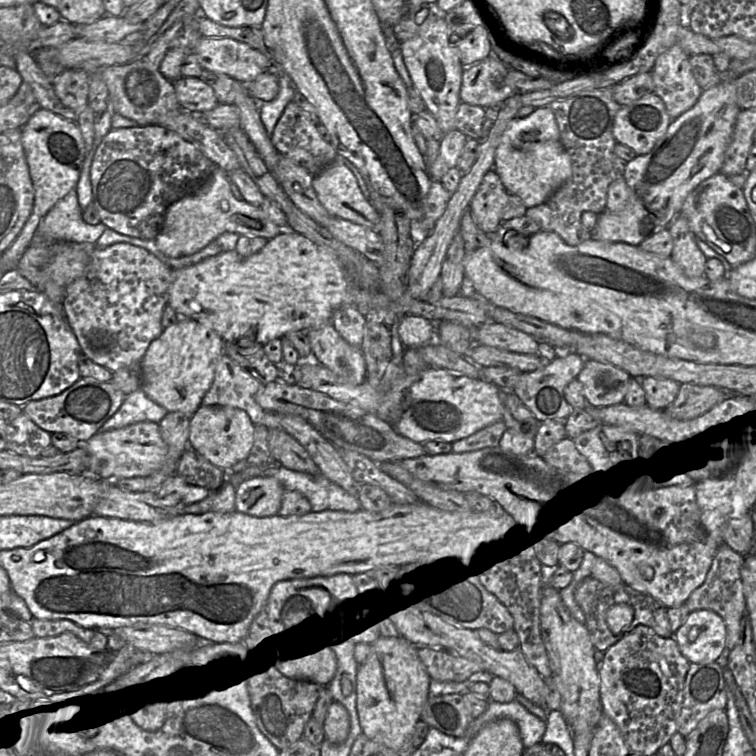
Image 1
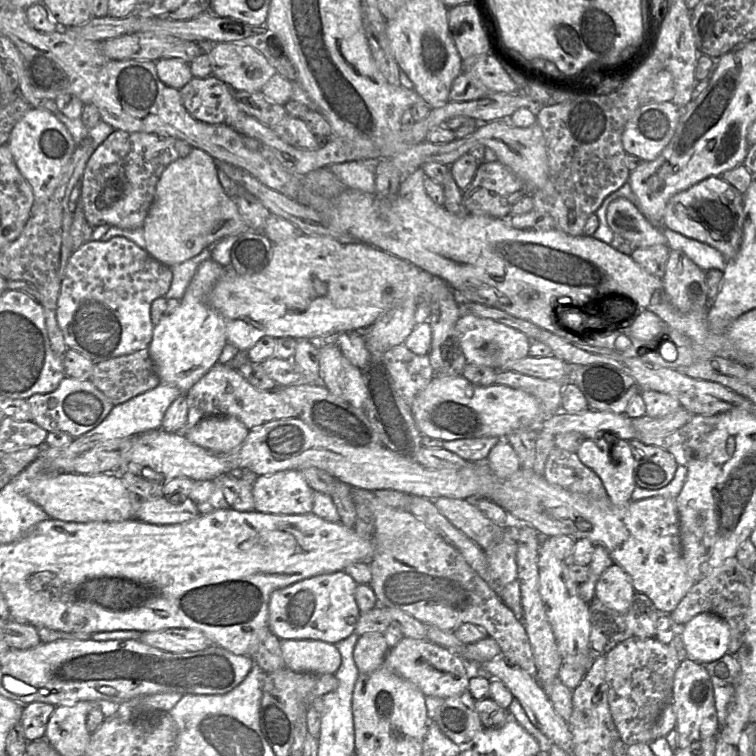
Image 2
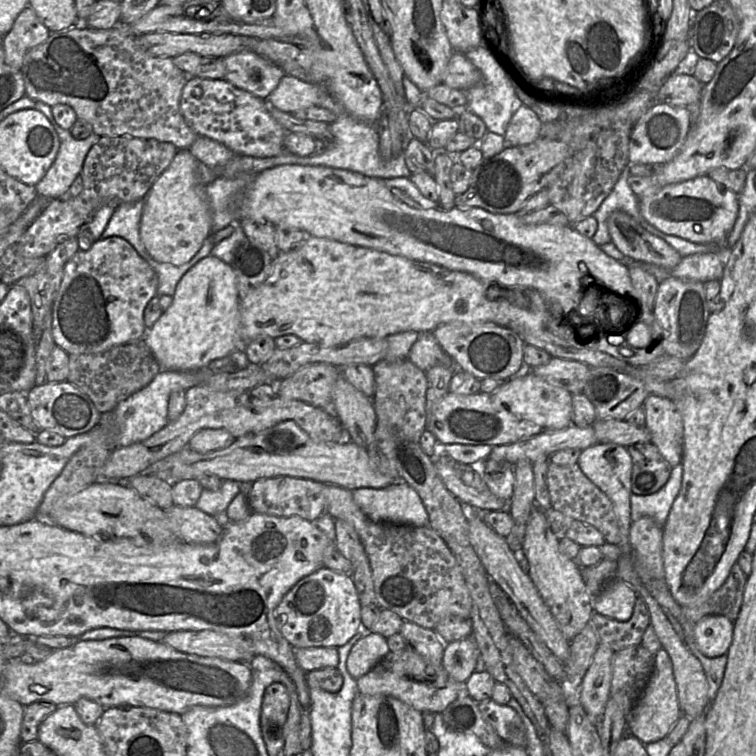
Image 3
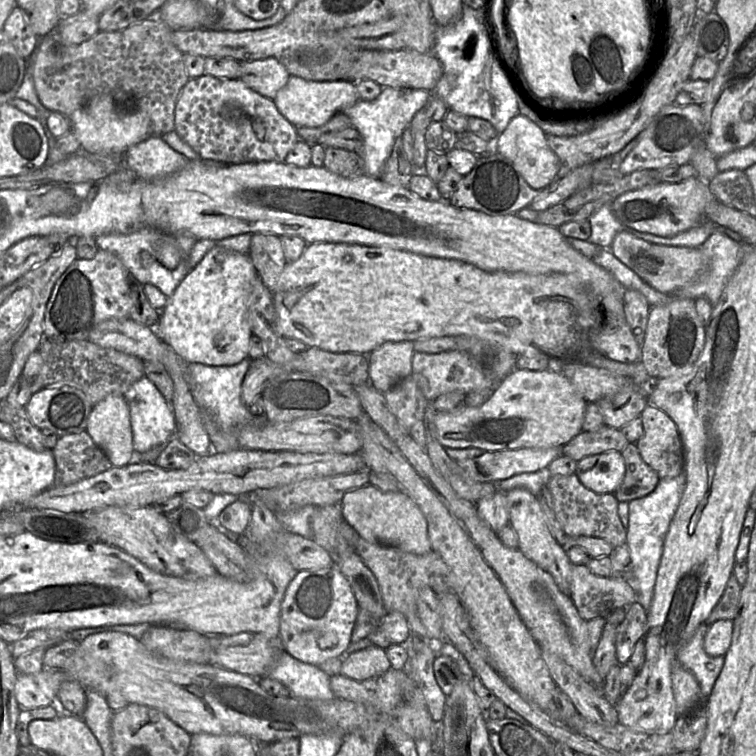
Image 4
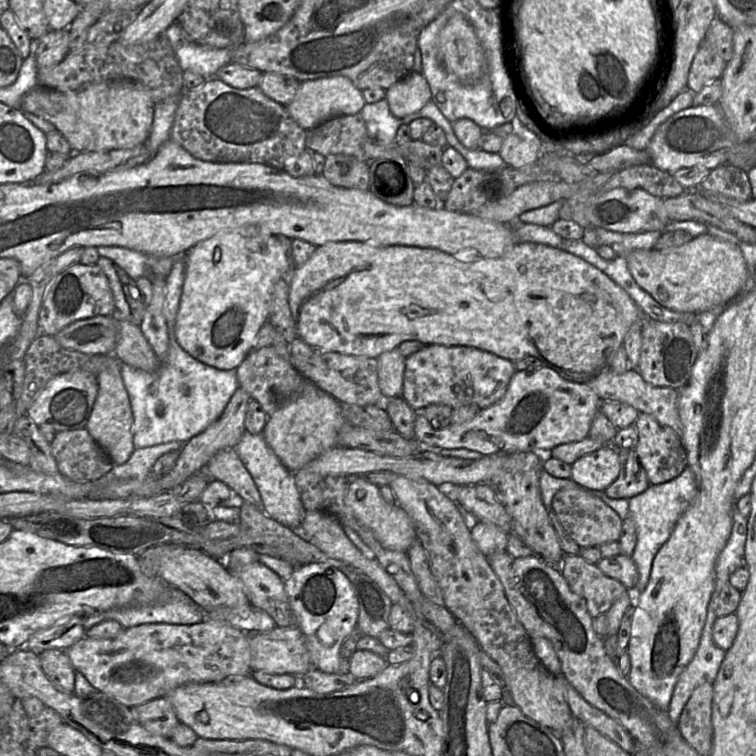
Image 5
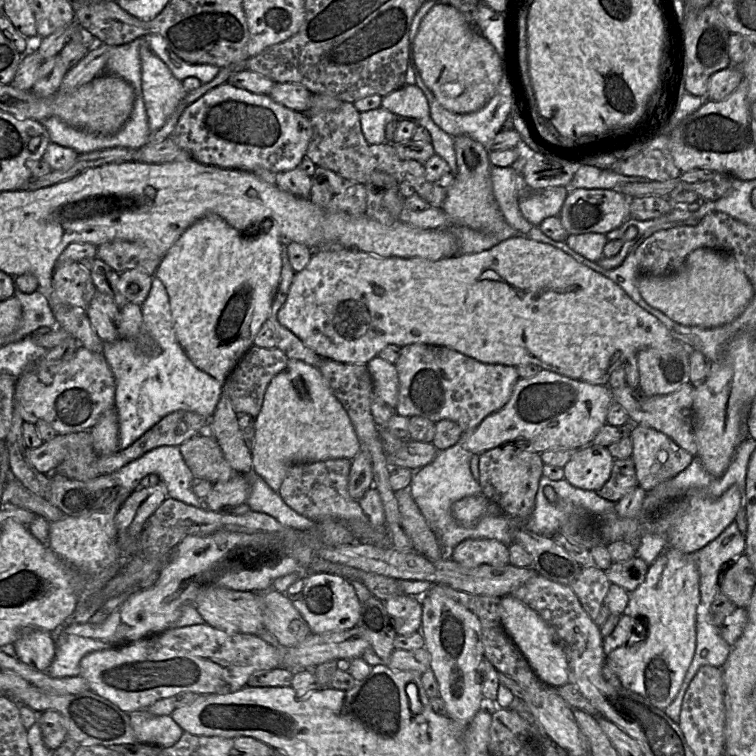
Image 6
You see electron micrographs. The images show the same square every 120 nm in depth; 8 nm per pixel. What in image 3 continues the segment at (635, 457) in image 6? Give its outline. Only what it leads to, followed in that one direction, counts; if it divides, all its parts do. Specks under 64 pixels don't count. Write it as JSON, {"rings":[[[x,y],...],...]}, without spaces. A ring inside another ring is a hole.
{"rings":[[[649,394],[643,403],[644,426],[664,459],[672,466],[681,463],[683,453],[683,420],[675,403],[662,396]]]}

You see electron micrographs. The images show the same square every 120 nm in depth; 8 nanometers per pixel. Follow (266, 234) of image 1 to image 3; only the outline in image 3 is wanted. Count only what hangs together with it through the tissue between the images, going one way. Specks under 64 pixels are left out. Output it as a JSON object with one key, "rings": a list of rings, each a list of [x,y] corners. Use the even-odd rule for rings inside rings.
{"rings":[[[178,149],[170,165],[153,182],[143,198],[144,206],[140,221],[140,240],[152,259],[159,263],[181,266],[190,261],[200,250],[212,231],[212,210],[210,207],[206,185],[198,182],[195,176],[196,167],[200,163],[188,149]]]}

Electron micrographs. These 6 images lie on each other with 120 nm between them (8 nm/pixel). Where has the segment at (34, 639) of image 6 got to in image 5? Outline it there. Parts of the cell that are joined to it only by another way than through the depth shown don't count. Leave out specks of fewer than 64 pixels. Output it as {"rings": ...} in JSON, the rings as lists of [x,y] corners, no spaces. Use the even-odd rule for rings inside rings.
{"rings":[[[48,649],[39,653],[41,667],[47,678],[61,692],[75,692],[75,674],[71,662],[62,649]]]}

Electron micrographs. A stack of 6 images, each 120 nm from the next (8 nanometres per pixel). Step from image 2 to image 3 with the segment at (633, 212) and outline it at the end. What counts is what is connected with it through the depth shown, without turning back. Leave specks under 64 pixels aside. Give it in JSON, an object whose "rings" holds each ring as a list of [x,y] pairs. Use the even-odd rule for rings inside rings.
{"rings":[[[624,211],[612,212],[607,218],[607,227],[611,242],[634,261],[672,269],[682,259],[665,240],[648,232]]]}

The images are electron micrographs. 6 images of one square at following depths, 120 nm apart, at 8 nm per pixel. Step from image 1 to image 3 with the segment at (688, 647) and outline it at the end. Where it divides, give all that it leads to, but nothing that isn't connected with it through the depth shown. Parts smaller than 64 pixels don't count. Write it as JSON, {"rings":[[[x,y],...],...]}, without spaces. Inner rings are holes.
{"rings":[[[706,615],[693,625],[699,651],[709,658],[726,654],[733,640],[734,621],[723,615]]]}

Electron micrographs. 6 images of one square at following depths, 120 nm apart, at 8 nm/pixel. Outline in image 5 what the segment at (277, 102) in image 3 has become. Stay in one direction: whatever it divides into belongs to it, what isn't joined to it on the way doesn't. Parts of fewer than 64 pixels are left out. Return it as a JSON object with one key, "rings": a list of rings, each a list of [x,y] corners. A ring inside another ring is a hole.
{"rings":[[[335,76],[300,82],[294,99],[284,107],[290,117],[307,131],[332,117],[357,114],[364,105],[362,91],[355,87],[348,78]]]}

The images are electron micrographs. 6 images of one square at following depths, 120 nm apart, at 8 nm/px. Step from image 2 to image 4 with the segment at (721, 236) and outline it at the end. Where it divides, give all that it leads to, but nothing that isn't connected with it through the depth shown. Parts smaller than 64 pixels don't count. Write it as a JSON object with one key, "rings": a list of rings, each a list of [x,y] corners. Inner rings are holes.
{"rings":[[[698,177],[678,183],[658,183],[628,191],[616,197],[610,207],[614,216],[625,226],[638,232],[671,237],[704,221],[706,205],[715,199],[707,182]]]}

